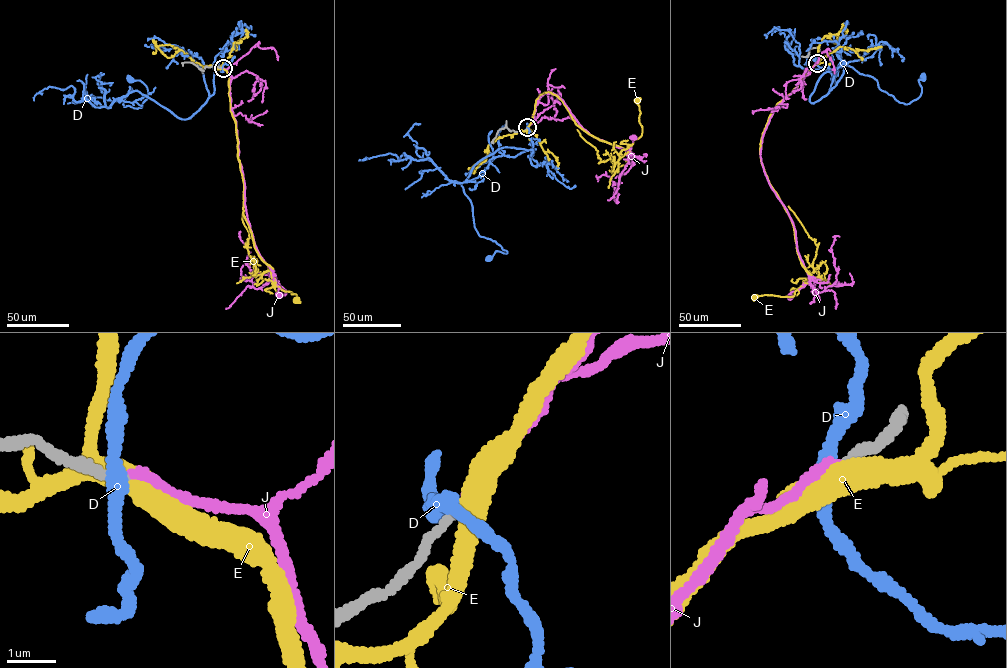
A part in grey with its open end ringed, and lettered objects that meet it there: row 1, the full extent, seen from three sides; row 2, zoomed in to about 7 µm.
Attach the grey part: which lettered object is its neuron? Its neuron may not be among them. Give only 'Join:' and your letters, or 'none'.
Join: J

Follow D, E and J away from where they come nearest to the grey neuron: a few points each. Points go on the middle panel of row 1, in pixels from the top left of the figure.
D: (527, 127), (531, 156), (531, 149), (501, 148), (461, 184), (478, 234), (507, 252), (489, 258)
E: (528, 127), (536, 100), (551, 92), (585, 131), (620, 146), (627, 154), (641, 134), (636, 100)
J: (527, 127), (535, 120), (538, 100), (546, 93), (553, 93), (563, 101), (591, 135), (628, 152), (633, 137)

